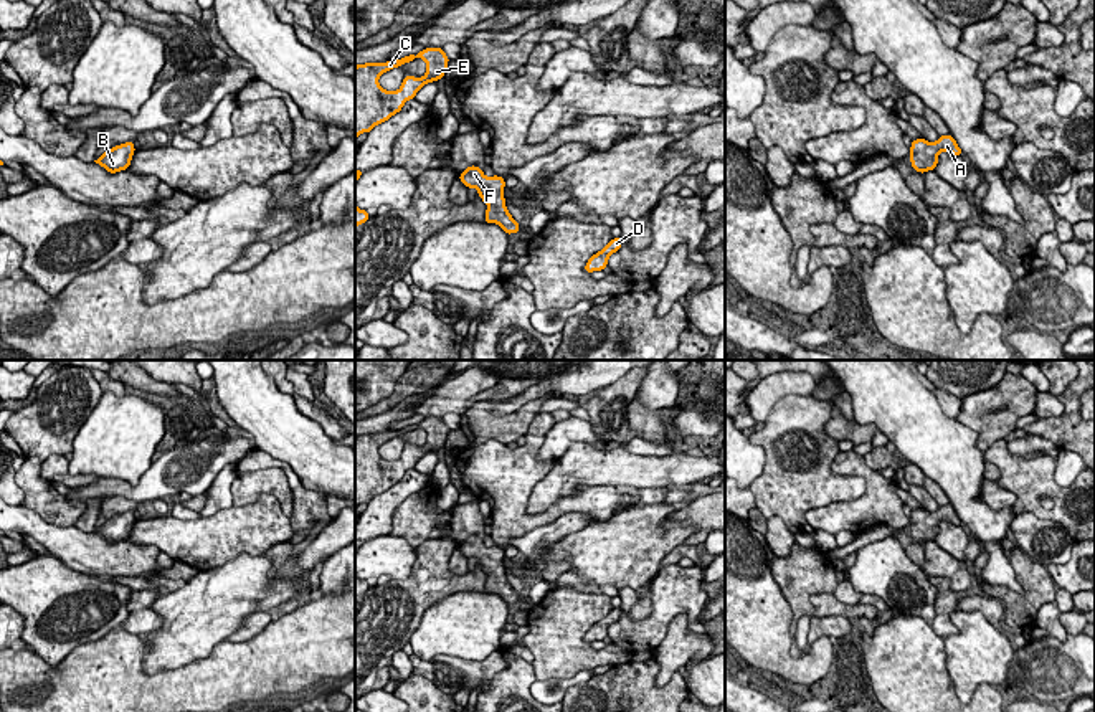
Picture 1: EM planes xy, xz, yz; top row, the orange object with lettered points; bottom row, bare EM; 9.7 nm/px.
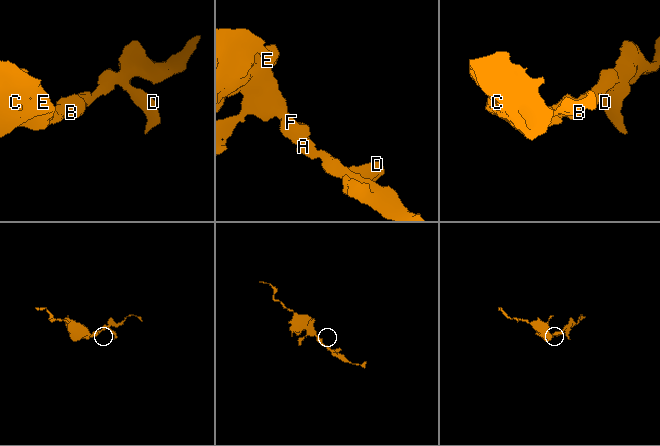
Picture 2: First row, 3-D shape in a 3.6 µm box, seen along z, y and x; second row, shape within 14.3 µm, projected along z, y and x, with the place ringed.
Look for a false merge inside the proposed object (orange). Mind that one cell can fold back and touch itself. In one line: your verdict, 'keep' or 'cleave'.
keep

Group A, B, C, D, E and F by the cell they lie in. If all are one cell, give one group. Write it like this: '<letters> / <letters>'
A B C D E F

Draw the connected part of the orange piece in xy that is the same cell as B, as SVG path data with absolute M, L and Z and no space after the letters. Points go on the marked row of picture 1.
M134 140L107 149L97 160L109 173L127 170L135 152Z

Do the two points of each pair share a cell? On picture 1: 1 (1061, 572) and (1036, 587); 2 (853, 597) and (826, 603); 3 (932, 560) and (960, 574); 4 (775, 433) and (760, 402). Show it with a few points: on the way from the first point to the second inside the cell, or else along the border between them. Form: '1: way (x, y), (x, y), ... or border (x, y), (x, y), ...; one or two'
1: border (1046, 569), (1054, 582); two
2: border (833, 593), (841, 602), (857, 603); two
3: way (938, 562), (953, 569); one
4: border (801, 395), (782, 397), (763, 423); two

